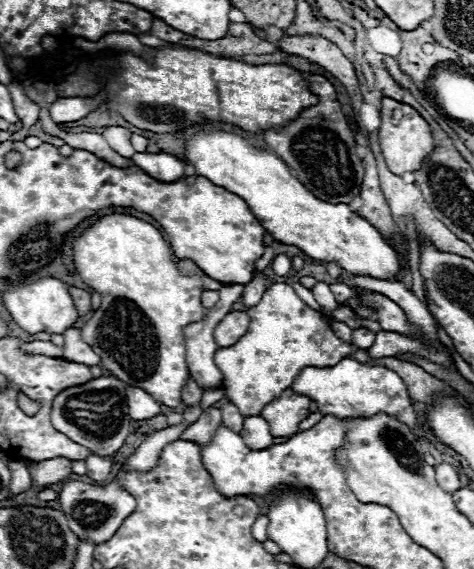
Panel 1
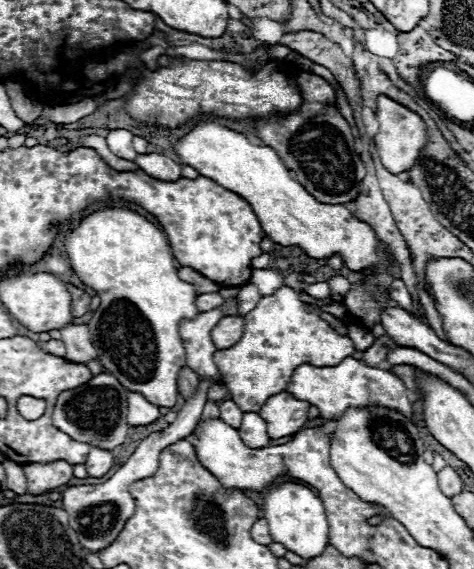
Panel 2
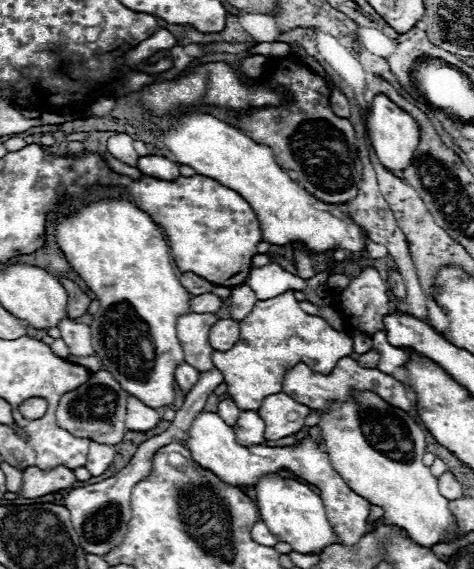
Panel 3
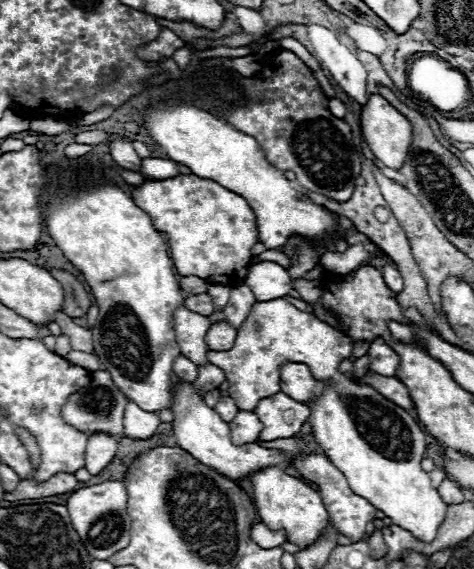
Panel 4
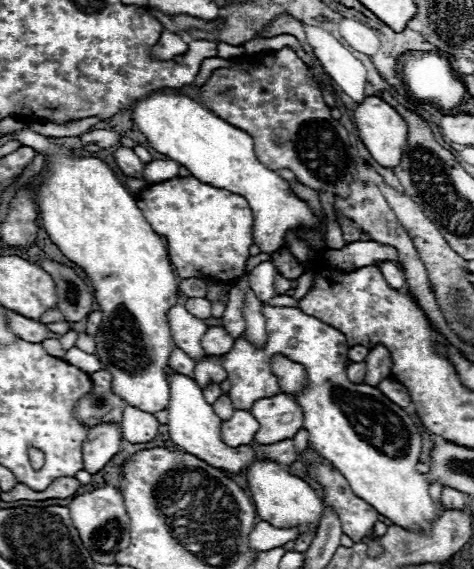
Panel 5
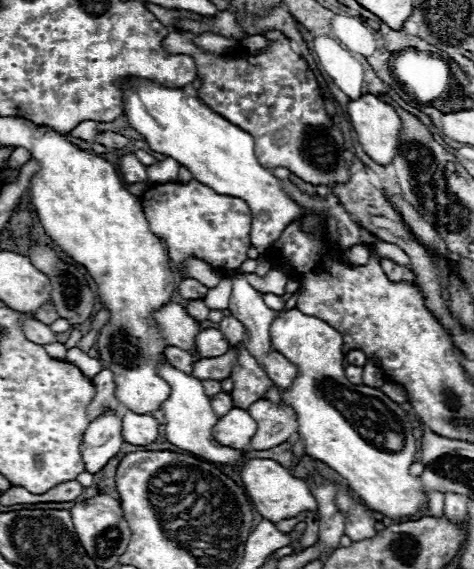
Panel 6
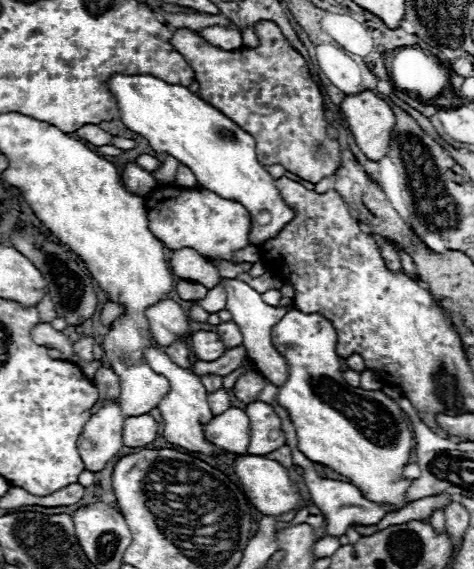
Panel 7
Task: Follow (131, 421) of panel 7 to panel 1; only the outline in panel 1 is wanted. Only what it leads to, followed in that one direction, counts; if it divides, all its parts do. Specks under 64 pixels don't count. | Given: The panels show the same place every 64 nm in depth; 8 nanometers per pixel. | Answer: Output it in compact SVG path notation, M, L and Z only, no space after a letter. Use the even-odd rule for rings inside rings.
M128 386L126 388L126 400L128 400L128 408L130 408L128 416L132 420L150 420L156 414L160 414L160 404L140 388Z

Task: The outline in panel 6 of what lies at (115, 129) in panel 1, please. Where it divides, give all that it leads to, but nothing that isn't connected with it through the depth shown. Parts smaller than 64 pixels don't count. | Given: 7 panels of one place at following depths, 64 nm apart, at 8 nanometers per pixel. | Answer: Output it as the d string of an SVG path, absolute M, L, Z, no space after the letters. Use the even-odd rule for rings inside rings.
M126 154L126 156L122 156L120 172L122 172L126 184L136 184L136 182L150 184L150 182L148 182L148 174L146 174L146 166L140 164L140 162L136 160L134 154Z

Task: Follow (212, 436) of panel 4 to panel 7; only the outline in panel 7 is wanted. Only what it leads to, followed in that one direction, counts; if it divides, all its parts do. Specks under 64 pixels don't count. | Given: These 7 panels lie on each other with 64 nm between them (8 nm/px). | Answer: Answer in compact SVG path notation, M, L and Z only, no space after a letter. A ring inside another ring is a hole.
M152 344L148 346L148 350L144 350L144 358L148 362L148 366L152 370L156 370L158 374L164 374L170 382L170 390L164 394L164 398L158 402L158 410L162 414L162 422L164 422L164 438L172 444L178 444L186 450L192 450L192 452L202 452L202 454L222 454L220 448L212 446L210 442L206 442L204 438L204 432L202 432L202 426L212 420L212 412L210 412L210 406L206 402L206 388L202 386L200 378L196 374L192 374L188 368L182 368L178 364L174 364L170 360L170 356L166 354L166 348L158 346L158 344Z

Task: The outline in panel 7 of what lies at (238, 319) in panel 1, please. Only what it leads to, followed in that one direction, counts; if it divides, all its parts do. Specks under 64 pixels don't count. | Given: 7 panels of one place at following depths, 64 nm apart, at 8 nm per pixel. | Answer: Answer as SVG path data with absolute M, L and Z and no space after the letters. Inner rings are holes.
M206 330L192 334L190 346L196 360L202 360L202 362L212 362L212 358L220 358L220 354L224 354L226 350L224 344L220 342L220 336L216 332L206 332Z

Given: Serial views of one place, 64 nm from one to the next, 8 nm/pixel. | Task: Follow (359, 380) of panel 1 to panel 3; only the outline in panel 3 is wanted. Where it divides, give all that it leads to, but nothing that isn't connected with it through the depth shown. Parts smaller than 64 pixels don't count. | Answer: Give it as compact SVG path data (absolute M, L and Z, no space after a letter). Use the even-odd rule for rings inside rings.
M348 356L342 358L328 376L312 372L306 364L296 364L296 366L286 370L284 388L282 388L284 394L292 396L296 402L306 404L306 406L310 406L314 410L324 410L330 400L346 400L352 390L372 390L378 396L382 396L388 404L392 404L396 408L402 408L406 412L412 408L412 402L406 396L406 386L402 382L398 382L390 374L384 374L384 372L380 372L376 368L360 368L358 362L348 358Z

